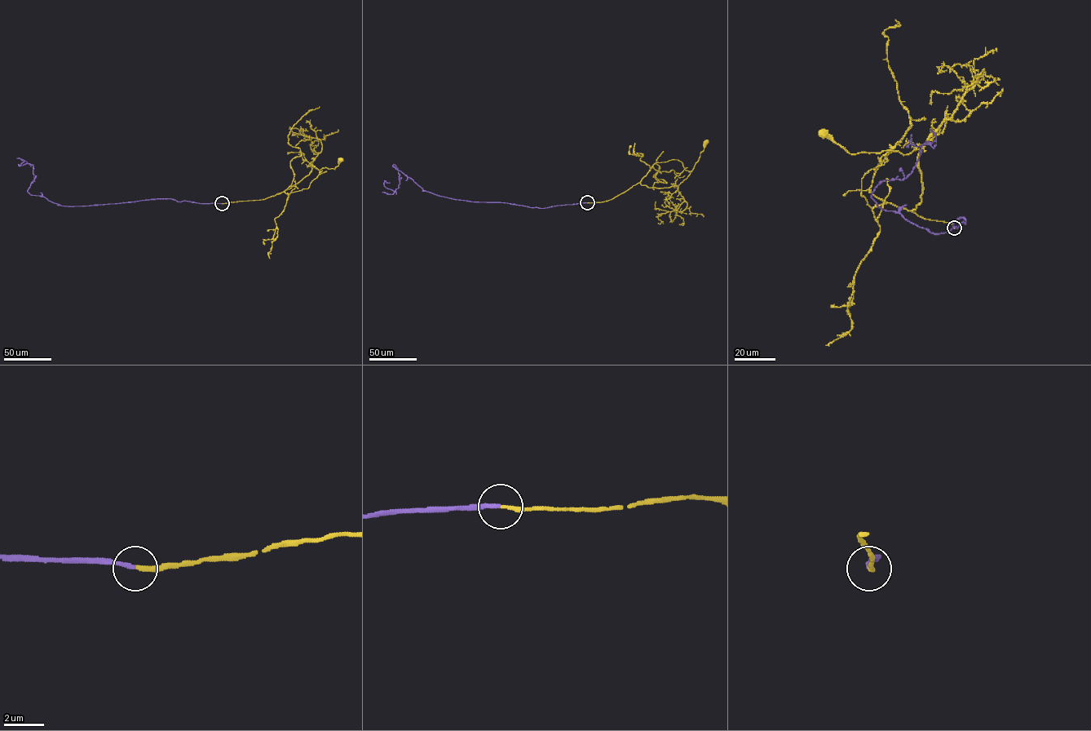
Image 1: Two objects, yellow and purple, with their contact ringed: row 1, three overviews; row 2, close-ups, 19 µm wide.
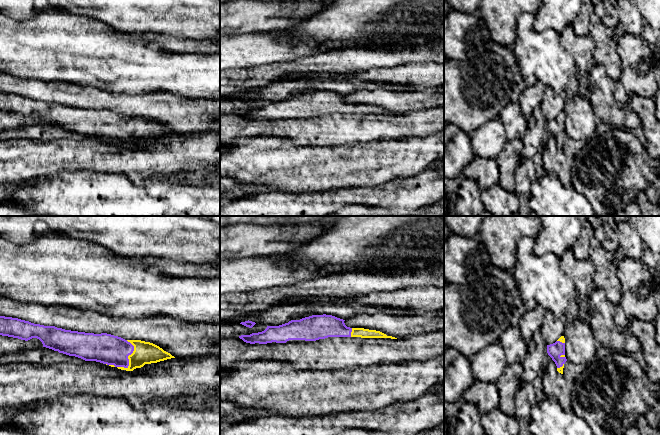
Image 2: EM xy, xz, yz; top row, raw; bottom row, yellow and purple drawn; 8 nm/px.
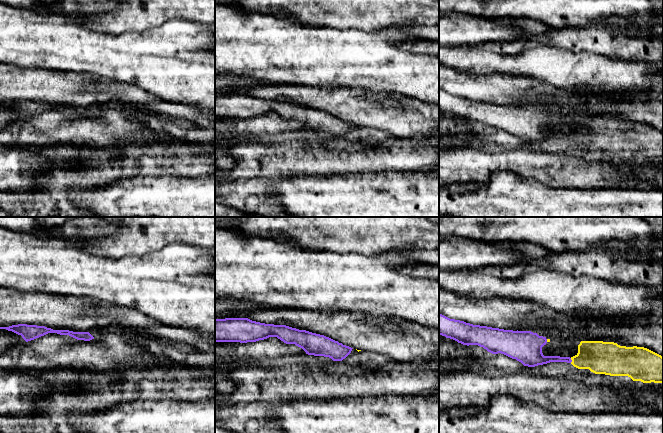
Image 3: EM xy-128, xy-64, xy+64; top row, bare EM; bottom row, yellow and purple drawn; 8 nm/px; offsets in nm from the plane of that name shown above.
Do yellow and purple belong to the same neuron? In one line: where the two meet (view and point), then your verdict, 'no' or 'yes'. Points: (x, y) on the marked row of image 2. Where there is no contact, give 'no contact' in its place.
meets yellow in xy at (128, 358); yes

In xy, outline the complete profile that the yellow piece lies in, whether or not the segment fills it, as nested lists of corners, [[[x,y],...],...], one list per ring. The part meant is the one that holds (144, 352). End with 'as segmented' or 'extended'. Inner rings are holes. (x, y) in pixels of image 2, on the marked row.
[[[0,316],[0,335],[28,341],[39,339],[43,347],[96,361],[121,370],[133,371],[145,364],[175,358],[159,346],[141,340],[125,340],[107,333],[94,334],[34,324]]]; extended

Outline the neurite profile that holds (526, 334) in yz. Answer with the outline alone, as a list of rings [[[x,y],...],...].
[[[536,306],[534,309],[526,311],[522,316],[518,326],[520,328],[522,339],[526,343],[532,339],[533,333],[539,329],[545,316],[545,312],[546,311],[542,306]]]

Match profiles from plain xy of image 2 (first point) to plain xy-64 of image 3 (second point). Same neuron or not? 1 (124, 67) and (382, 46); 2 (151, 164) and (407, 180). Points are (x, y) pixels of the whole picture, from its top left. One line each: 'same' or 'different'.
1: same
2: different

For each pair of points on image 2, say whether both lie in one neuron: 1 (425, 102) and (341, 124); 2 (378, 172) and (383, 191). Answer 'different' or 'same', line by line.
1: different
2: different

